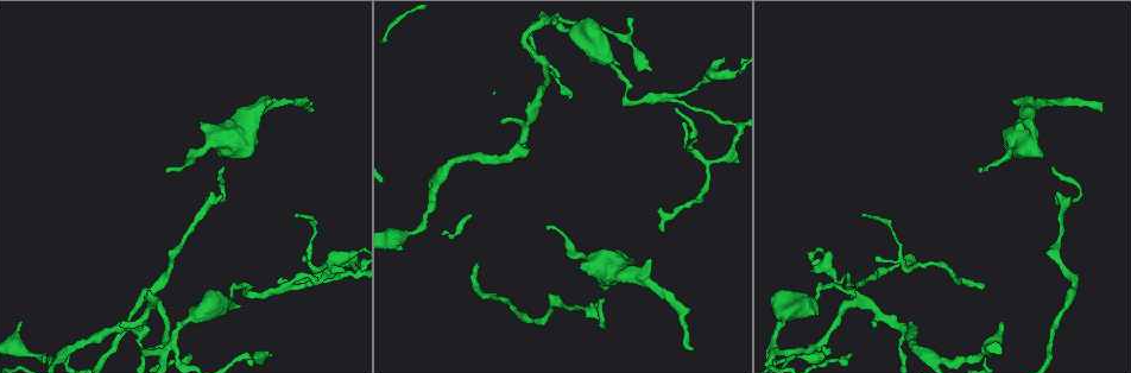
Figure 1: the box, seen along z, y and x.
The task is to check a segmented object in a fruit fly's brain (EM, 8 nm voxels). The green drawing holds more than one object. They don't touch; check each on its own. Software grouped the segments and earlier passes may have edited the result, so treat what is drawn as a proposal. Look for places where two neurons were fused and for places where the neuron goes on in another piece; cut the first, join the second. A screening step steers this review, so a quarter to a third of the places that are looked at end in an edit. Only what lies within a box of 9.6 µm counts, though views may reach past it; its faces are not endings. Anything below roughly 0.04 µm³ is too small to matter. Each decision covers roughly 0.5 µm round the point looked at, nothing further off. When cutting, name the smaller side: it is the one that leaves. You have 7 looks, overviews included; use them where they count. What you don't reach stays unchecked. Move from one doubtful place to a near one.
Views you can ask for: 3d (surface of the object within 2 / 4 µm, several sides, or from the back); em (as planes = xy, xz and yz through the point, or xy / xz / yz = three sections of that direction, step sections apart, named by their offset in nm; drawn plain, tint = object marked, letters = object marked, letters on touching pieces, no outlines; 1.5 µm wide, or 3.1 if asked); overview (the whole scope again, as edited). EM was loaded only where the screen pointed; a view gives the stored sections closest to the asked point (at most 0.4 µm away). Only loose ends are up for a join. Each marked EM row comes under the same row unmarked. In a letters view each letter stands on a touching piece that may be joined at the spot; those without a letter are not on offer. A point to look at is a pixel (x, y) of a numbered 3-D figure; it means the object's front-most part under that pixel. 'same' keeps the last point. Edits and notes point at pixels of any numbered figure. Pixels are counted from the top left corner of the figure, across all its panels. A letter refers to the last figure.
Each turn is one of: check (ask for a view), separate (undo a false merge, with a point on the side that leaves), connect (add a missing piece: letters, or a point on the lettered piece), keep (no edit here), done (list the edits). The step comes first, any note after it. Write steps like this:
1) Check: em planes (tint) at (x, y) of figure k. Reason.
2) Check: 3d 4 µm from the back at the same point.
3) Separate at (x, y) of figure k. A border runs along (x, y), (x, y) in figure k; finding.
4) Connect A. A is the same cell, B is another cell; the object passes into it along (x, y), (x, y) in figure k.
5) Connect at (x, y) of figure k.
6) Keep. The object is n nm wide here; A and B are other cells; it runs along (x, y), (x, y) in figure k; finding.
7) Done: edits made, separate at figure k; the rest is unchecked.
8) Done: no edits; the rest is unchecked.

Check: 3d 2 µm at (272, 356) of figure 1. Thin end.

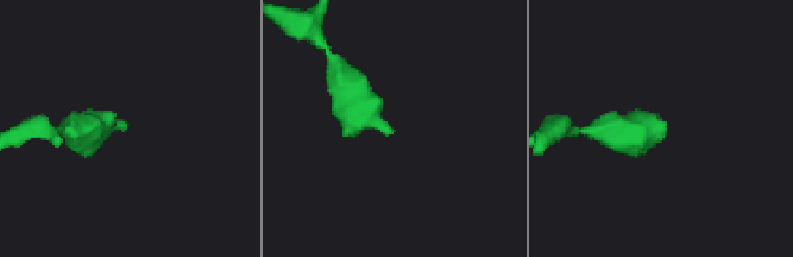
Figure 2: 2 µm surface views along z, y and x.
Check: em planes (letters) at (387, 133) of figure 2.

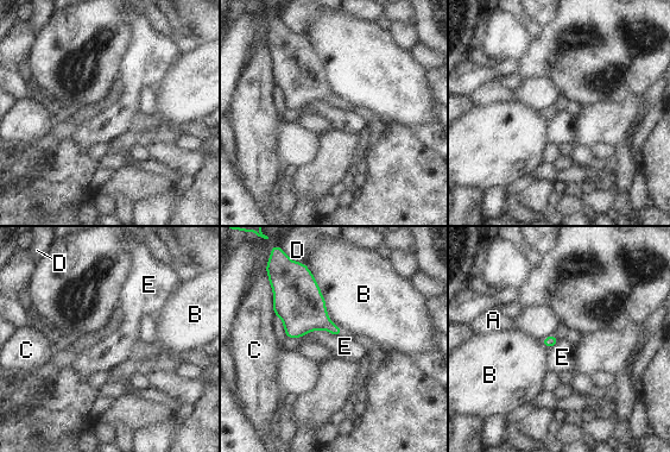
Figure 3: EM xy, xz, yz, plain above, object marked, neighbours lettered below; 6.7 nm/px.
Keep. A, B, C, D and E are other cells; a border runs along (313, 330), (342, 333) in figure 3; no lettered piece goes on from it.

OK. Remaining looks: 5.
Check: 3d 4 µm at (248, 292) of figure 1. Abrupt turn.

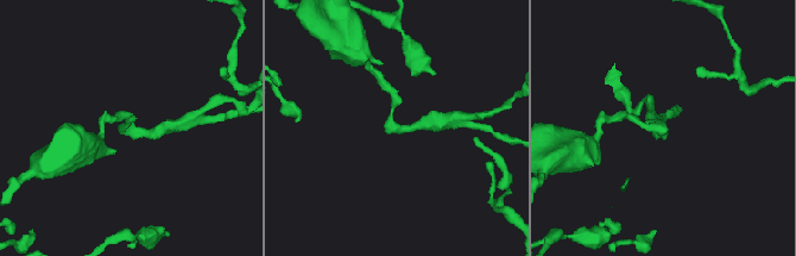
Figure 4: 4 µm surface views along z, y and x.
Check: em planes (letters) at (394, 128) of figure 4. Shape alone is not enough.

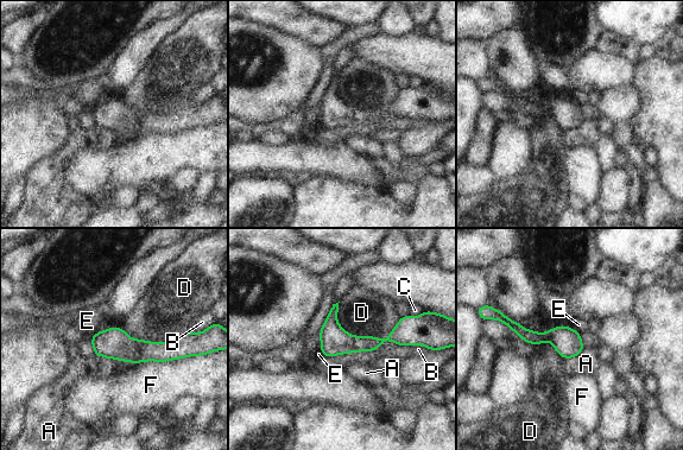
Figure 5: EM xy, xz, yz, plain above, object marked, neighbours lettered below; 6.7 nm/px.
Keep. A, B, C, D, E and F are other cells; one neuron here.

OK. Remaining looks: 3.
Check: em planes (letters) at (312, 111) of figure 1. Branch stops here.

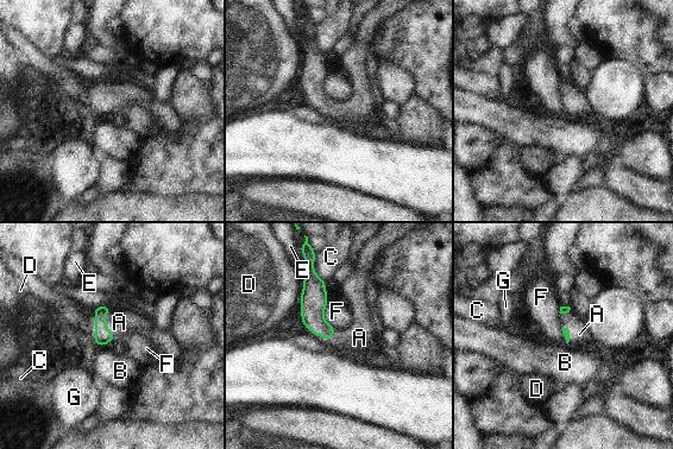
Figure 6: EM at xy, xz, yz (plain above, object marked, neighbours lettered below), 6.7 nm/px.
Connect A. A is the same cell, B, C, D, E, F and G are other cells; the object passes into it along (102, 336), (106, 327), (119, 322) in figure 6; the neuron continues.

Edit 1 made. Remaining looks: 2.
Done: edits made, connect at figure 6; the rest is unchecked.

